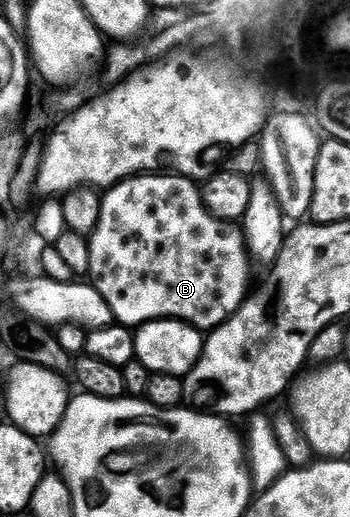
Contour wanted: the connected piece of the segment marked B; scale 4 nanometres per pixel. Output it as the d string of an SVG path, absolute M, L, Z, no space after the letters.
M157 174L131 176L104 193L97 229L89 240L91 283L111 306L118 324L140 326L153 320L184 320L194 328L212 330L237 313L250 291L251 257L246 236L236 223L212 216L205 207L202 189L187 177L153 175Z

